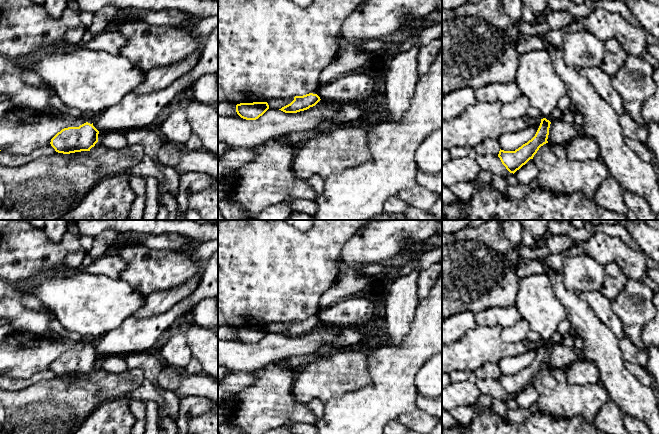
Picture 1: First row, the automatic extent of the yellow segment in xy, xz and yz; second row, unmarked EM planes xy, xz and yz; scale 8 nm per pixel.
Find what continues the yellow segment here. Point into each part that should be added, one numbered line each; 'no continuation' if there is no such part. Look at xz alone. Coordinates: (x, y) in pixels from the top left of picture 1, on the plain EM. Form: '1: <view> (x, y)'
no continuation

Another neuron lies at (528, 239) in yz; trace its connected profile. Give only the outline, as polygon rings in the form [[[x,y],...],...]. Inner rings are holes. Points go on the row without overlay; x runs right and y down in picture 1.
[[[524,229],[522,232],[521,243],[529,248],[532,248],[535,245],[535,236],[530,231]]]

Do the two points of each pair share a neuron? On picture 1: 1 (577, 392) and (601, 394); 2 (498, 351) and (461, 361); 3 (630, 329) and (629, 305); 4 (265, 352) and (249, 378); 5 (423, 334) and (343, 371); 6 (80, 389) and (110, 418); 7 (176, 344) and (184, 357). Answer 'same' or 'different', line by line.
1: same
2: same
3: same
4: different
5: different
6: different
7: same

